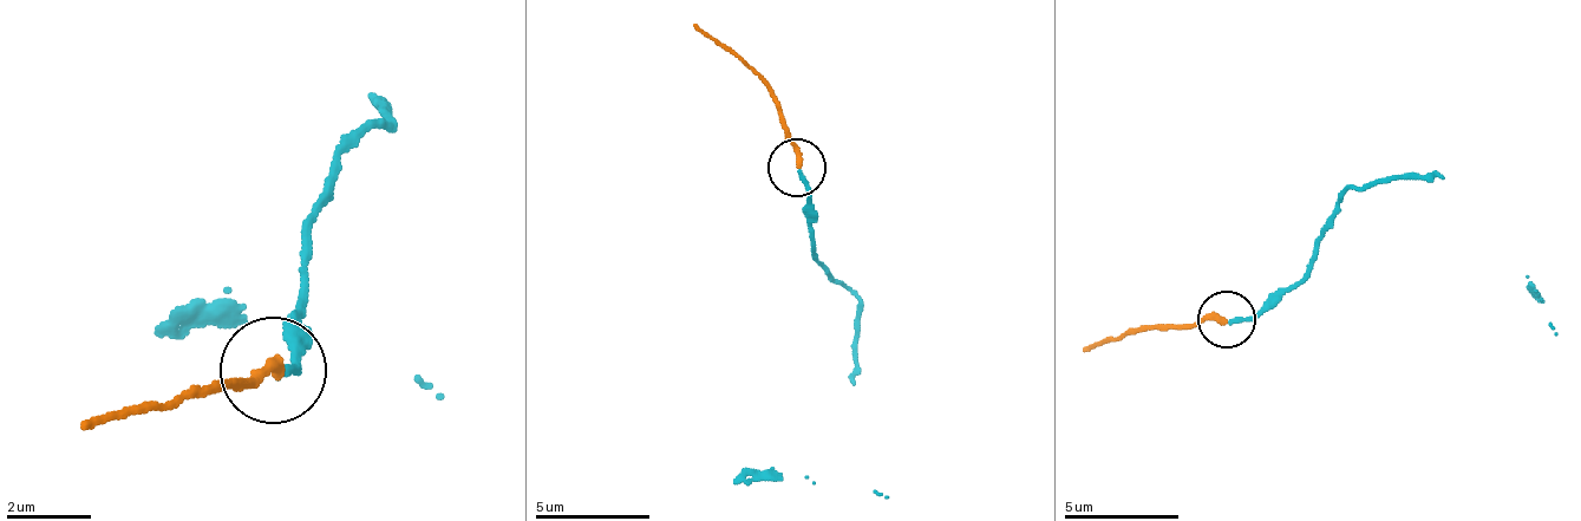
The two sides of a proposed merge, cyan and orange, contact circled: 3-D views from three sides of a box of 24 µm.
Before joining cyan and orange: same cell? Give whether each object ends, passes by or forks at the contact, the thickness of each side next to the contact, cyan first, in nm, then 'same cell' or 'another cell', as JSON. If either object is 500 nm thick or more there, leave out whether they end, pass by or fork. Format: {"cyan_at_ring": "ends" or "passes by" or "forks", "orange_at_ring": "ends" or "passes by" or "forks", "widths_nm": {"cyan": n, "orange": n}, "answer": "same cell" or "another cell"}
{"cyan_at_ring": "ends", "orange_at_ring": "ends", "widths_nm": {"cyan": 180, "orange": 260}, "answer": "another cell"}

